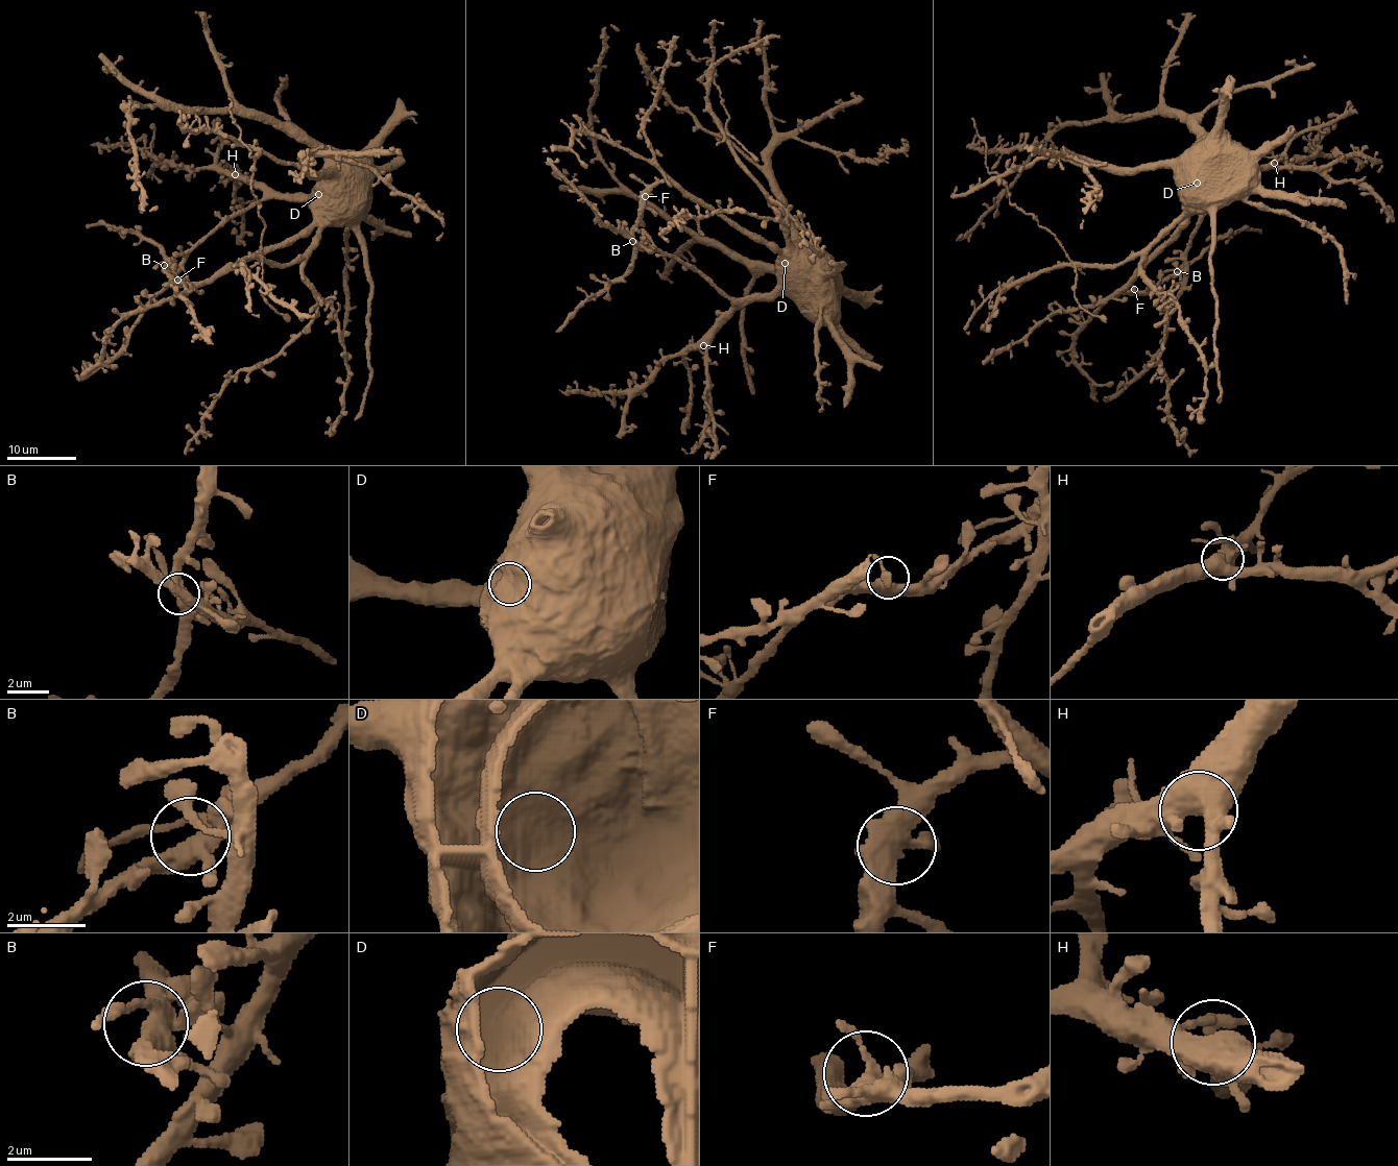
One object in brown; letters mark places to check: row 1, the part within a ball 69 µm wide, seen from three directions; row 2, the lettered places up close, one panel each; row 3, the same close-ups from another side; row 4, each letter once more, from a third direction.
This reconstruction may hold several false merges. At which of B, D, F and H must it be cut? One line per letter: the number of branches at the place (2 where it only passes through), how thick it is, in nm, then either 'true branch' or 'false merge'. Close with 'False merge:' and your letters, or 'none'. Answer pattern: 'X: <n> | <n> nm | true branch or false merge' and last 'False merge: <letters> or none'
B: 4 | 420 nm | true branch
D: 1 | 1000 nm | true branch
F: 4 | 400 nm | true branch
H: 4 | 550 nm | true branch
False merge: none

